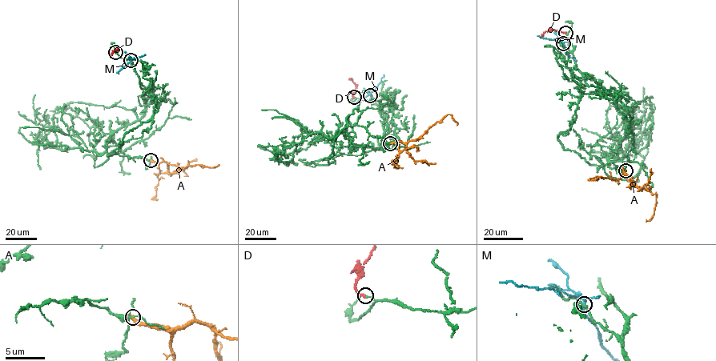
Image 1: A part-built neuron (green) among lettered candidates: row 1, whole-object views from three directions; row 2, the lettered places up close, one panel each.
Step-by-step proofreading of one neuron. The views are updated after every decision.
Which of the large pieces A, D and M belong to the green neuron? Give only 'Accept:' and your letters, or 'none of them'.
Accept: none of them

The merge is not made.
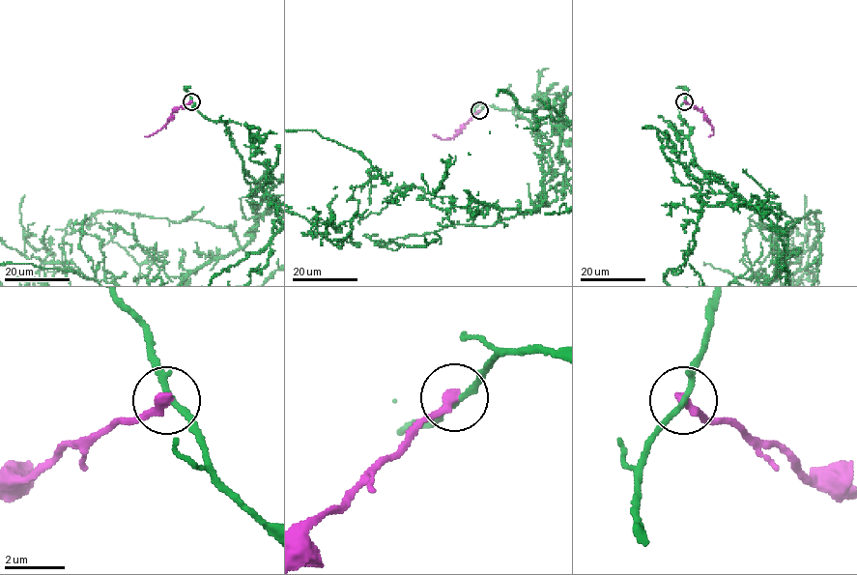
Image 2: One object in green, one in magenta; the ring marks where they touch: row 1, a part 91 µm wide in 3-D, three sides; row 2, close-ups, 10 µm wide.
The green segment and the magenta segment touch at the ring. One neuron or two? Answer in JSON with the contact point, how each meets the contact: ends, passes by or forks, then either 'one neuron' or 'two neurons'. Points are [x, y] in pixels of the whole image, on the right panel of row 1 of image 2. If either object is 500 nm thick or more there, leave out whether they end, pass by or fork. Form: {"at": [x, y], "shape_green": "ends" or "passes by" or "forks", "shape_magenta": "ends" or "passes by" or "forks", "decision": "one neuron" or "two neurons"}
{"at": [684, 101], "shape_green": "passes by", "shape_magenta": "ends", "decision": "two neurons"}

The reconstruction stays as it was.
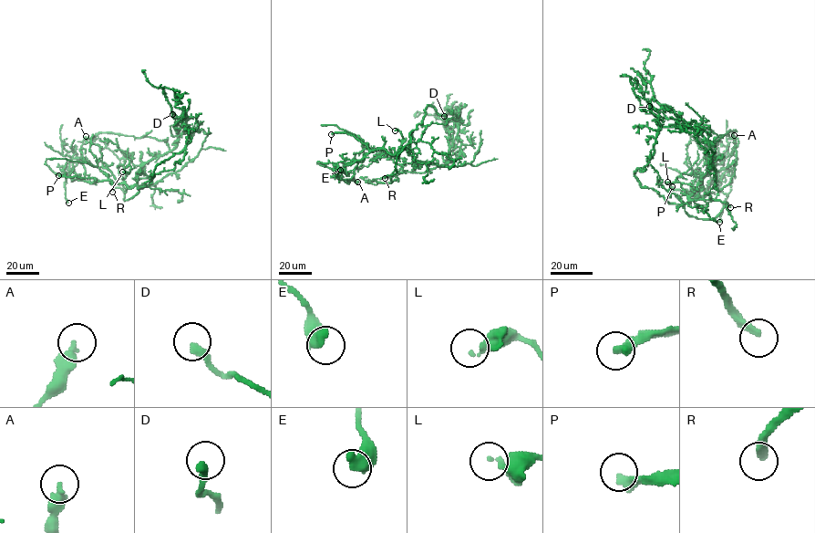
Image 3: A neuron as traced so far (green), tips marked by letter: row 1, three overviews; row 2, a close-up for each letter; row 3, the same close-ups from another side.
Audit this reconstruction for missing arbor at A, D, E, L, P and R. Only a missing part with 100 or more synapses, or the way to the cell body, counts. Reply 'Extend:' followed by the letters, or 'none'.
Extend: P, R

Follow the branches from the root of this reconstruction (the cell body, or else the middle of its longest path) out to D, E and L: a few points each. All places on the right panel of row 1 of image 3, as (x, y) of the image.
D: (686, 203), (711, 163), (713, 151), (702, 134), (693, 130), (670, 108), (665, 111), (656, 112), (649, 106)
E: (686, 203), (699, 197), (692, 193), (705, 195), (708, 182), (713, 182), (727, 195), (719, 222)
L: (686, 203), (689, 199), (689, 203), (703, 188), (698, 185), (700, 178), (682, 172), (673, 183), (667, 182)

